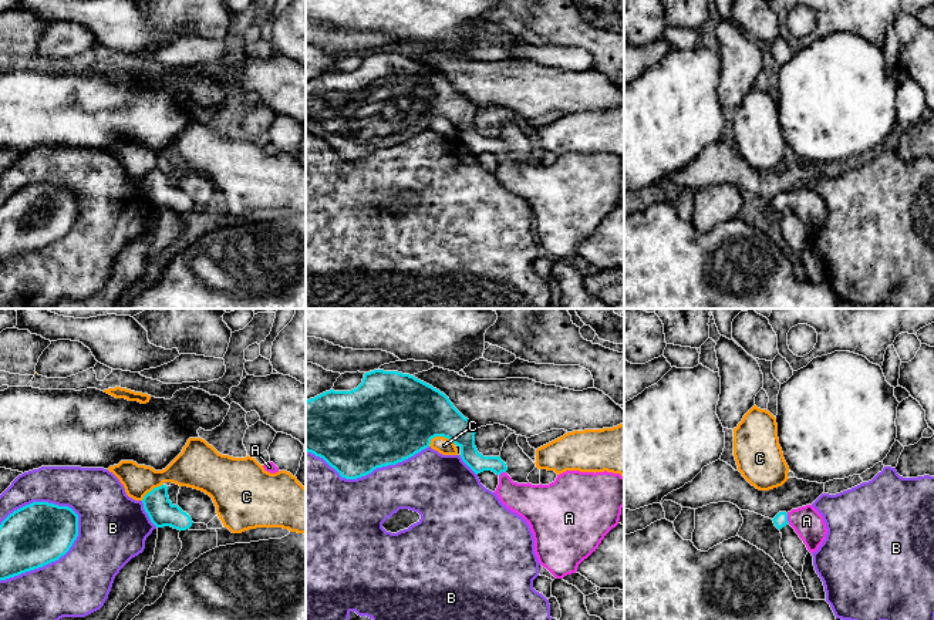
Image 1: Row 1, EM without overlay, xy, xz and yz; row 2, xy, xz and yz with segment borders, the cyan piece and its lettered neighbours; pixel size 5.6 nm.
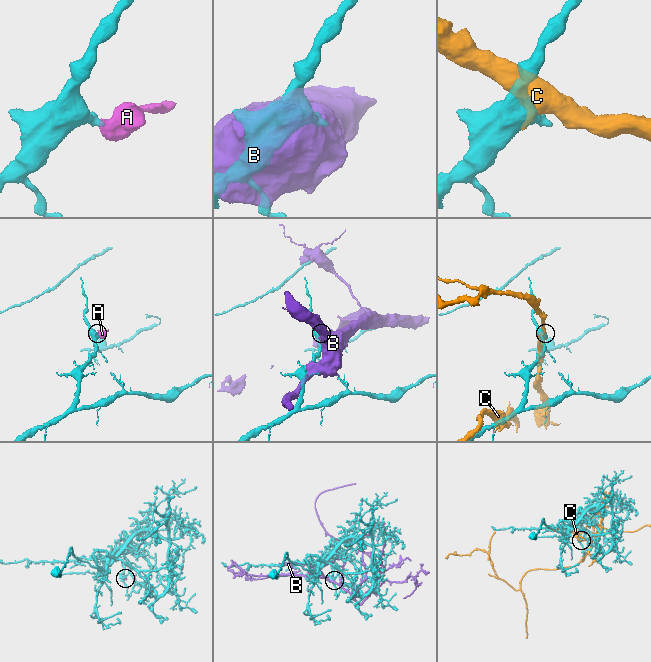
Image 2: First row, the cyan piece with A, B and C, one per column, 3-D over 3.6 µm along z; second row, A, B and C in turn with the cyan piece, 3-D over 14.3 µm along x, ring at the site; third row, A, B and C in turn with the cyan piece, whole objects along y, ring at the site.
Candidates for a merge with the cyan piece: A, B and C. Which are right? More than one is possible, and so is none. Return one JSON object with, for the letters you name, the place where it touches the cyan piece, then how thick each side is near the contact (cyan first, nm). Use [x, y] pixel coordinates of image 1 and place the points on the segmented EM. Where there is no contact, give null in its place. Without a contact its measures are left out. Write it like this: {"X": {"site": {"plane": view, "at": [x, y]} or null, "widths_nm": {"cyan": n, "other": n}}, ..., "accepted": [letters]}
{"A": {"site": {"plane": "yz", "at": [786, 518]}, "widths_nm": {"cyan": 80, "other": 170}}, "accepted": ["A"]}

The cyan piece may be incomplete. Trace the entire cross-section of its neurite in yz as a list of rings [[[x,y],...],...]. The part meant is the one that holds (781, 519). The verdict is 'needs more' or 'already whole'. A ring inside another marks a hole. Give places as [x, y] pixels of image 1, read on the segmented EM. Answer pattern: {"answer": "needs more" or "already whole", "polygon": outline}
{"answer": "needs more", "polygon": [[[812,505],[788,513],[779,512],[772,520],[779,530],[789,523],[810,553],[816,552],[826,539],[827,529],[823,516]]]}

